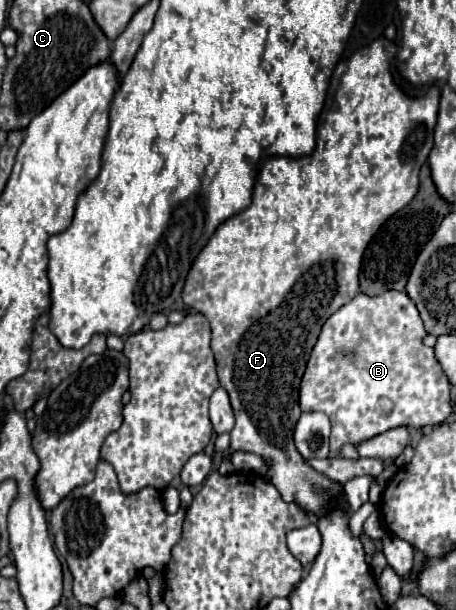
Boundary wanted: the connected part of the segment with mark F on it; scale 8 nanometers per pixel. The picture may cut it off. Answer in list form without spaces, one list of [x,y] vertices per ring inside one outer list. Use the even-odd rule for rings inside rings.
[[[378,39],[372,45],[356,51],[350,59],[340,61],[334,69],[334,75],[330,79],[330,89],[326,95],[326,103],[324,109],[320,113],[318,119],[318,133],[316,133],[316,149],[312,155],[306,157],[298,157],[298,159],[290,159],[290,157],[270,157],[264,161],[256,185],[254,185],[254,195],[252,195],[252,205],[248,209],[244,209],[242,213],[230,217],[228,221],[224,221],[216,233],[210,237],[210,241],[206,243],[206,247],[200,251],[200,255],[196,257],[184,291],[182,291],[182,299],[188,307],[196,309],[198,313],[202,313],[210,325],[212,325],[212,351],[216,355],[216,367],[218,367],[218,379],[220,385],[228,391],[230,395],[230,403],[234,409],[234,417],[236,417],[236,427],[230,431],[230,449],[226,453],[224,463],[230,465],[230,457],[236,451],[250,451],[256,455],[262,455],[268,459],[270,469],[266,473],[266,477],[270,479],[272,485],[276,485],[276,489],[282,493],[284,501],[296,501],[298,505],[302,505],[306,511],[312,511],[316,515],[324,515],[328,511],[328,499],[336,493],[342,491],[342,485],[316,473],[312,467],[308,467],[302,459],[302,455],[298,455],[294,443],[292,443],[292,433],[294,427],[300,419],[300,405],[298,405],[298,397],[300,397],[300,379],[304,375],[304,367],[308,363],[308,355],[312,353],[312,347],[320,335],[320,327],[324,325],[324,319],[328,319],[328,315],[332,315],[334,311],[338,311],[344,303],[348,303],[348,299],[352,299],[360,289],[358,289],[358,275],[360,275],[360,265],[362,265],[362,257],[364,251],[370,243],[370,239],[374,237],[374,233],[382,227],[382,223],[392,217],[396,211],[400,211],[402,207],[406,207],[412,197],[418,191],[418,171],[420,167],[426,163],[428,153],[434,145],[432,133],[434,133],[434,125],[436,125],[436,115],[438,115],[438,99],[440,99],[440,89],[438,87],[430,87],[426,91],[426,95],[422,97],[406,97],[392,81],[391,65],[396,58],[397,46],[388,39]],[[318,267],[324,269],[324,283],[316,273]]]

